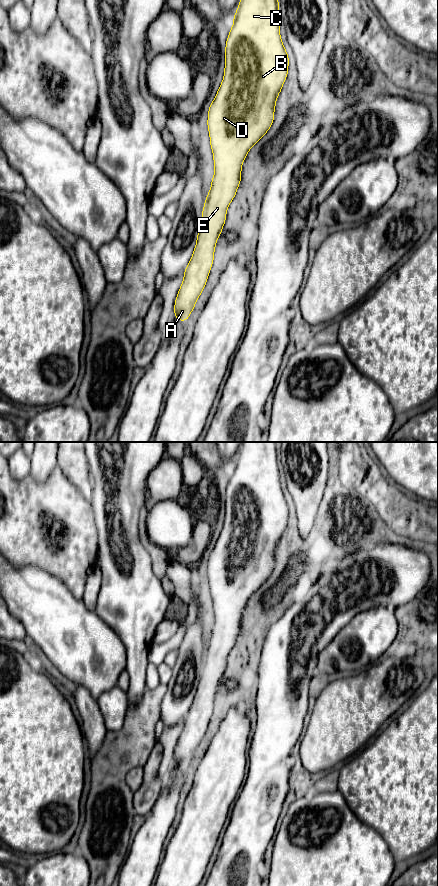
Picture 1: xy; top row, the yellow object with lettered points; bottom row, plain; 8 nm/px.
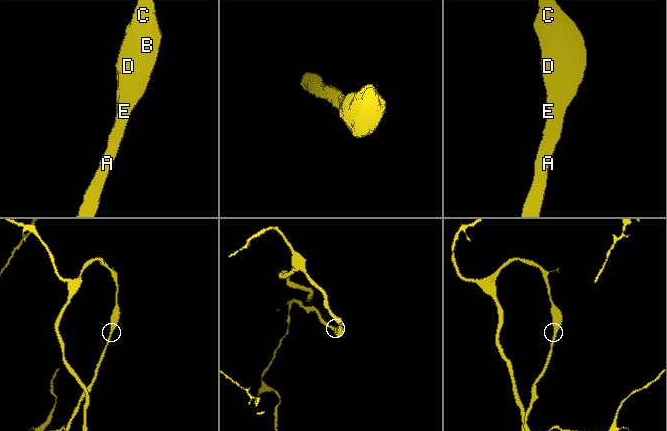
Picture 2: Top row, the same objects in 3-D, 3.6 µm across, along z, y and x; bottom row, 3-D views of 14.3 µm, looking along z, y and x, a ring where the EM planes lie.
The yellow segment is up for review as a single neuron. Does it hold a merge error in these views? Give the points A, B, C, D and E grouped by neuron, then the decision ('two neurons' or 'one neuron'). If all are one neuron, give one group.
groups A B C D E; one neuron

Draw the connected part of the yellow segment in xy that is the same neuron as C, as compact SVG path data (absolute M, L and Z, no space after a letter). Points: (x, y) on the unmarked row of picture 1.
M242 442L232 466L234 471L225 494L225 515L221 533L209 554L207 575L213 600L214 623L202 658L202 666L192 705L183 721L175 751L175 767L186 770L207 731L214 709L217 688L226 670L227 657L236 644L241 630L241 617L250 597L269 579L274 570L276 549L288 524L289 504L280 483L278 442Z

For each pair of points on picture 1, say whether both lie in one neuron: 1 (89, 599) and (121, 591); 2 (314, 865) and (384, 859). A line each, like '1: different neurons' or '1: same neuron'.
1: different neurons
2: same neuron

